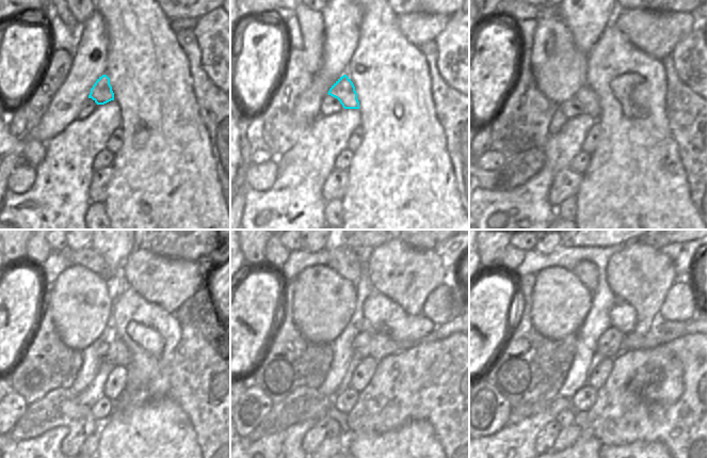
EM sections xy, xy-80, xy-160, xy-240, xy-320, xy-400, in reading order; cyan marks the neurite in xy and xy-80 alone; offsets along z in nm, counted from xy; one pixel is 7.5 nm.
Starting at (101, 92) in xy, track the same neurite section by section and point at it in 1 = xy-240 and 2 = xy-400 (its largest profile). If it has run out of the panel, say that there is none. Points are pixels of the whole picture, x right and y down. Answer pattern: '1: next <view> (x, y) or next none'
1: next xy-240 (123, 354)
2: next xy-400 (664, 331)

